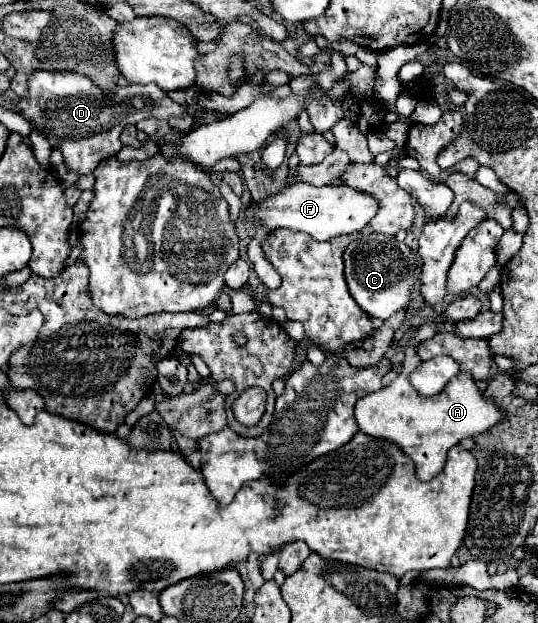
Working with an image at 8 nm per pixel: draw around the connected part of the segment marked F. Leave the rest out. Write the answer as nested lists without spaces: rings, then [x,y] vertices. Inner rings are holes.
[[[295,183],[285,187],[281,193],[265,199],[253,215],[257,225],[267,225],[269,229],[293,229],[305,231],[317,241],[327,241],[337,235],[351,235],[361,231],[379,211],[379,201],[375,195],[351,189],[347,185],[327,185],[327,187],[311,187],[309,183]]]

